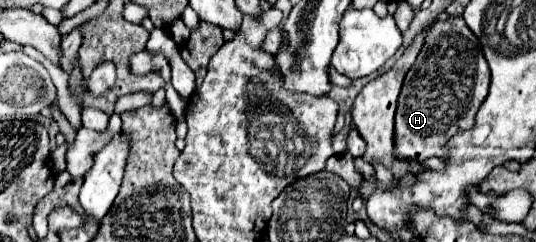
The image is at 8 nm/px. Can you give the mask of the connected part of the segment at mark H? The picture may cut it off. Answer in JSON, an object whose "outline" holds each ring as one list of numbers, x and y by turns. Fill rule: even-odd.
{"outline":[[463,18,437,20,427,32,427,42,419,52,415,64,409,68,399,94,395,112,395,158,417,160,417,162,423,162,431,156,443,158,447,142,457,132,473,128,475,114,481,102,487,98,487,92,489,92,489,66,485,62,477,38,471,34,471,30,467,30]]}

